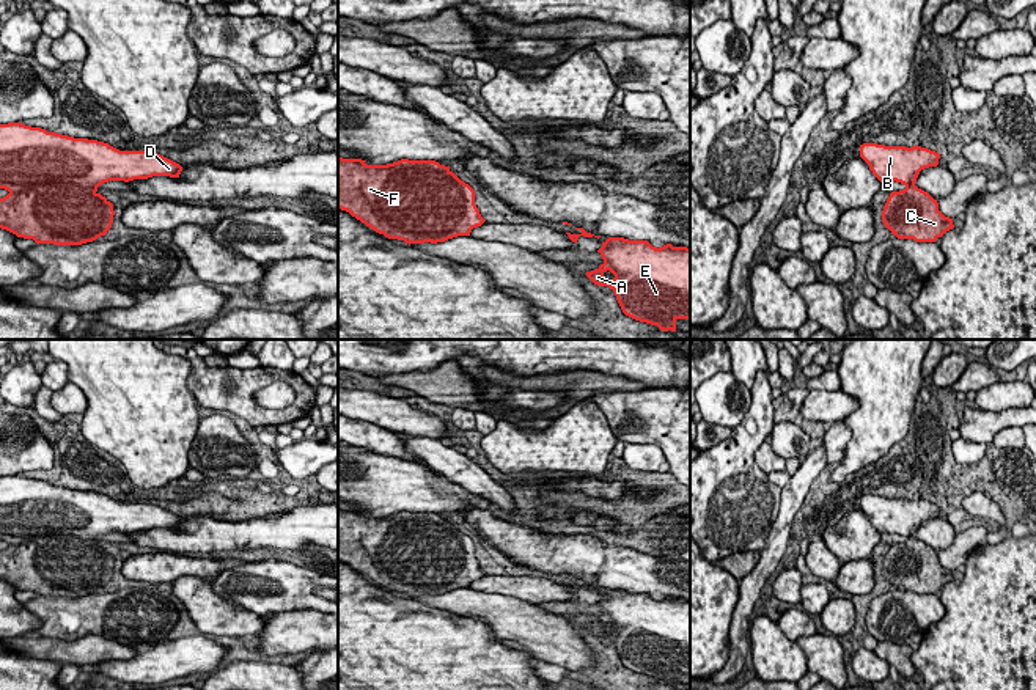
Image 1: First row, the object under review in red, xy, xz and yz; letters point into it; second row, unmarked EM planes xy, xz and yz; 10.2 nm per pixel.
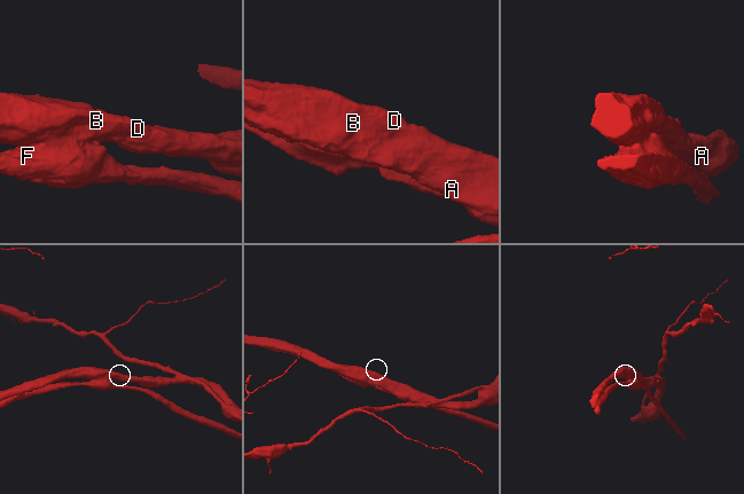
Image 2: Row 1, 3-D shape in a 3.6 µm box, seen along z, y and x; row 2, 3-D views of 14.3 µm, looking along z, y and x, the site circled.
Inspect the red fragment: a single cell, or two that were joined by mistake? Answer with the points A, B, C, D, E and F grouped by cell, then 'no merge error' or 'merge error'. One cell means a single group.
A B D E / C F | merge error

